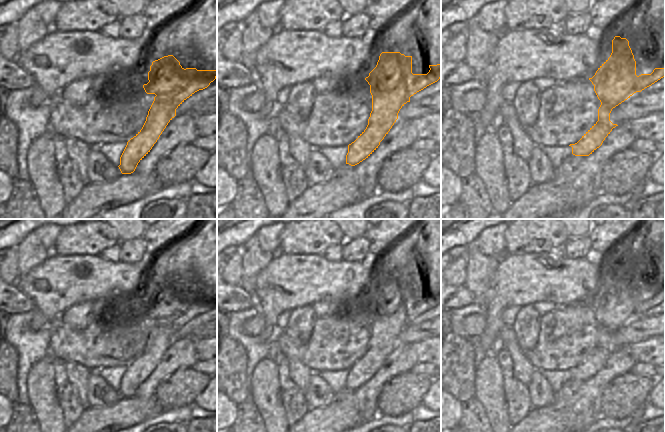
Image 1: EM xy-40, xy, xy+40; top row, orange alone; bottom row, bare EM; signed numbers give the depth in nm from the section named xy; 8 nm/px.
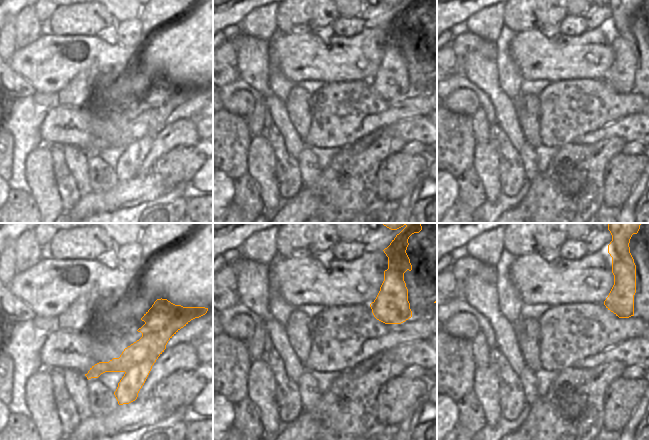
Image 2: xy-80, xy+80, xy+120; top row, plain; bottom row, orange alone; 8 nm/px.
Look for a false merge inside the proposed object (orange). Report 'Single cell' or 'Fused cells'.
Fused cells

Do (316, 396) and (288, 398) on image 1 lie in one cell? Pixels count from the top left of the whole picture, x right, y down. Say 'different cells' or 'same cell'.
different cells

